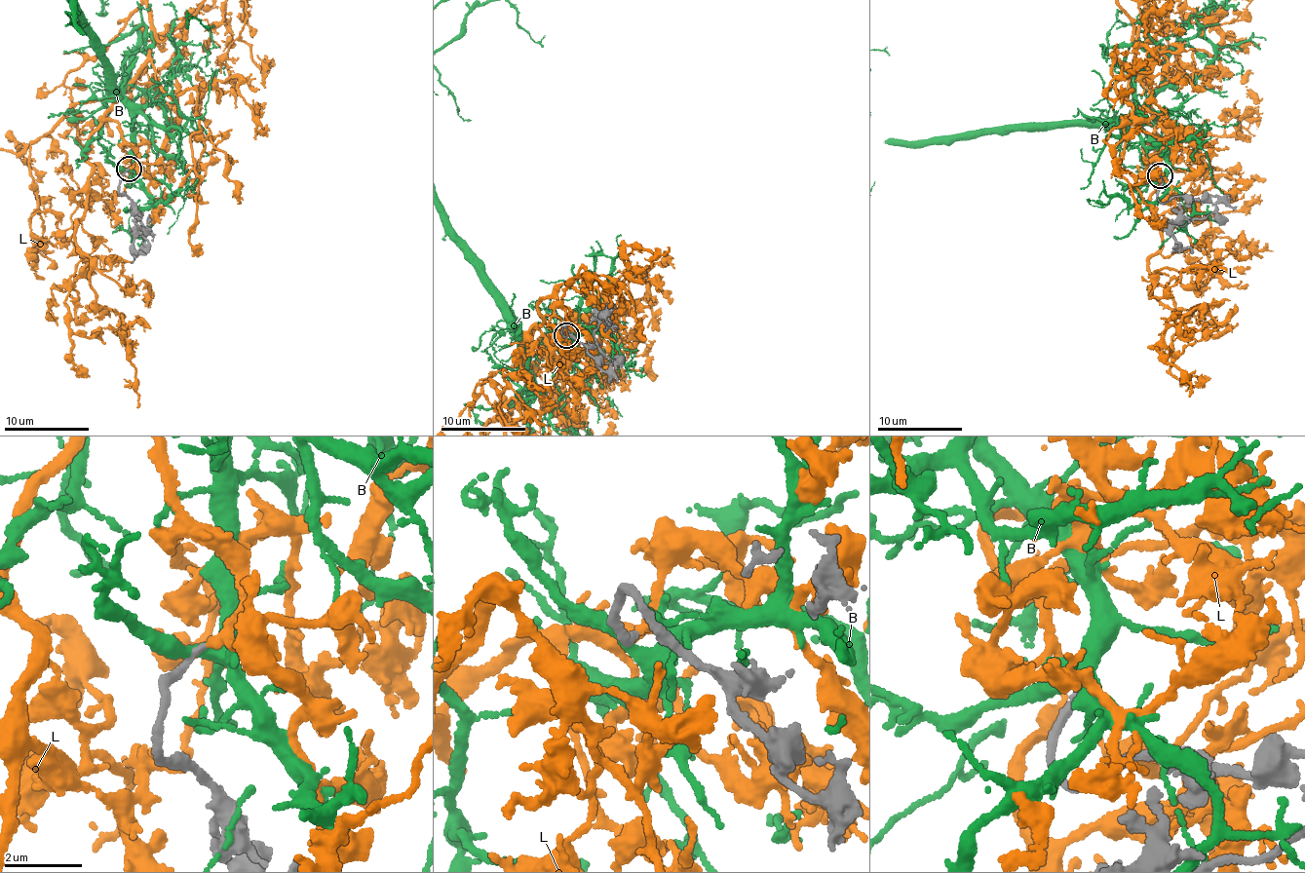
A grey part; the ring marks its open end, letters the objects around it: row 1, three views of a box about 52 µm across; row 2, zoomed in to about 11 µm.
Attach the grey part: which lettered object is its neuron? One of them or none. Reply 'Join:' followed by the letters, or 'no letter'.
Join: L

